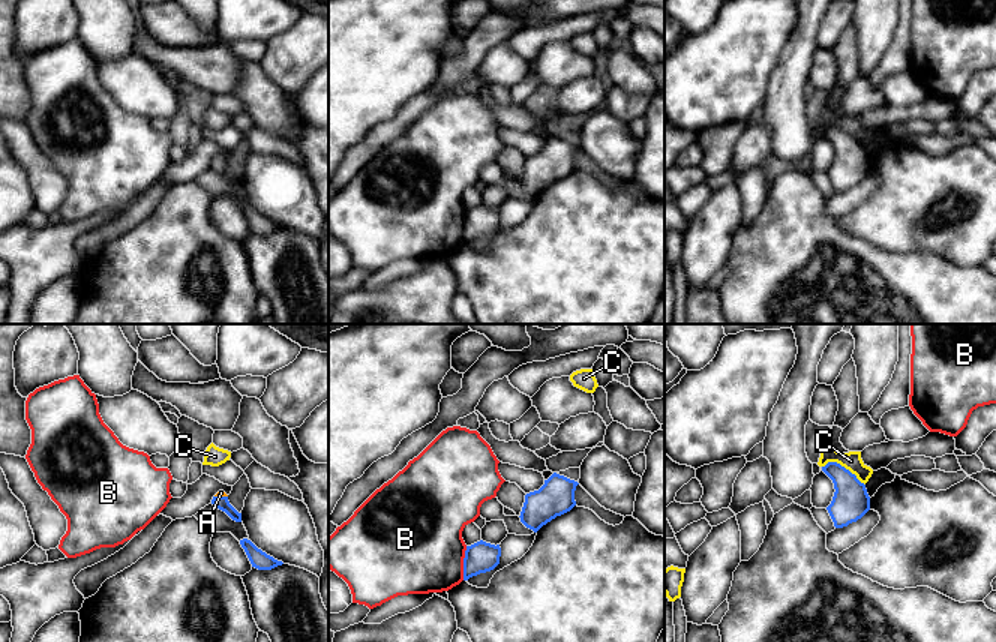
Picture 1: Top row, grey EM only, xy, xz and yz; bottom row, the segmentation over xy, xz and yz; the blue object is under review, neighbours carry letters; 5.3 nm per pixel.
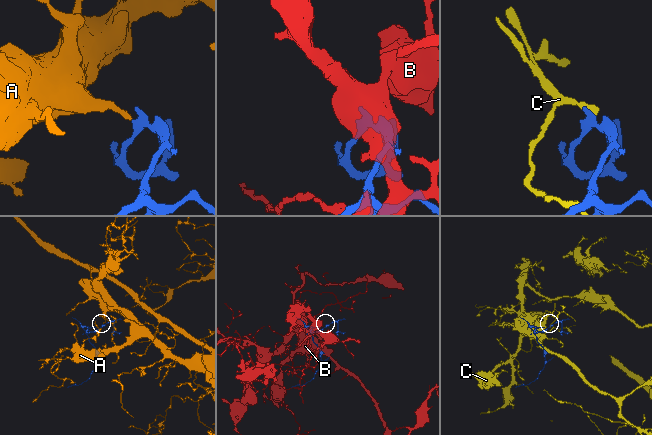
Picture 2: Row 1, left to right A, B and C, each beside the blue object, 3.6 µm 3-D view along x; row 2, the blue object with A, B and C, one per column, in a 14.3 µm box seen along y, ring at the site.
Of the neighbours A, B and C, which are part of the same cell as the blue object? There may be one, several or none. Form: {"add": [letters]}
{"add": ["A"]}

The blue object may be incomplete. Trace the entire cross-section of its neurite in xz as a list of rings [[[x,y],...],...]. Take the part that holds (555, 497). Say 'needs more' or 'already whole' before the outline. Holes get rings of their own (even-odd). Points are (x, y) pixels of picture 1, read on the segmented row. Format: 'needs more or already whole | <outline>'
already whole | [[[554,472],[538,490],[525,495],[520,522],[537,532],[556,516],[570,512],[576,506],[578,484],[578,482]]]

